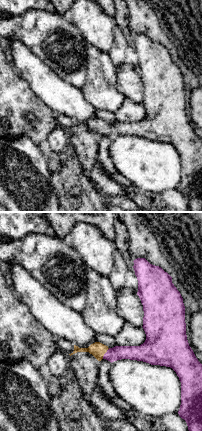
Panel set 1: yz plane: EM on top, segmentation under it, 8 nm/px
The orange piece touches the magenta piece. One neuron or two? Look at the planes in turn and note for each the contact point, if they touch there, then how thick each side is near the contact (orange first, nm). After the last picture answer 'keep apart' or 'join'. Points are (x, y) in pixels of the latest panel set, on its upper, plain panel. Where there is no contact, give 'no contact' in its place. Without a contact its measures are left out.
meets orange at (105, 128); 120 nm thick on the orange side, 110 nm on the other

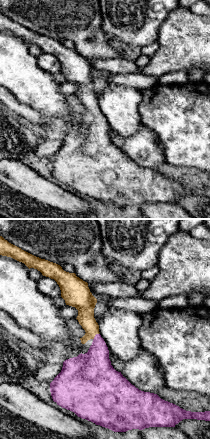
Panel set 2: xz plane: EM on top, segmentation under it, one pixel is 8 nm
meets orange at (94, 112); 140 nm thick on the orange side, 280 nm on the other

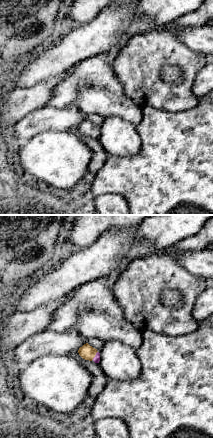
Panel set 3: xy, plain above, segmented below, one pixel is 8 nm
meets orange at (95, 130); 120 nm thick on the orange side, 60 nm on the other

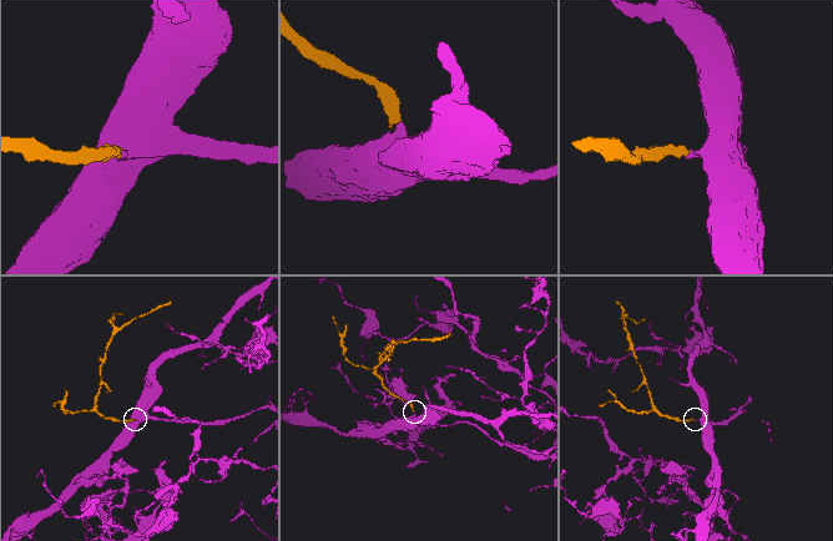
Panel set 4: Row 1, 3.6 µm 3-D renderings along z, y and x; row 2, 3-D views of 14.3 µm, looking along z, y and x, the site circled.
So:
join

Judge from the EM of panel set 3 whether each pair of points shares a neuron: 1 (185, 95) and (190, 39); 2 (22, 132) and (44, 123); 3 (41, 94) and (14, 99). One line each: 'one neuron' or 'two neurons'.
1: two neurons
2: one neuron
3: one neuron

